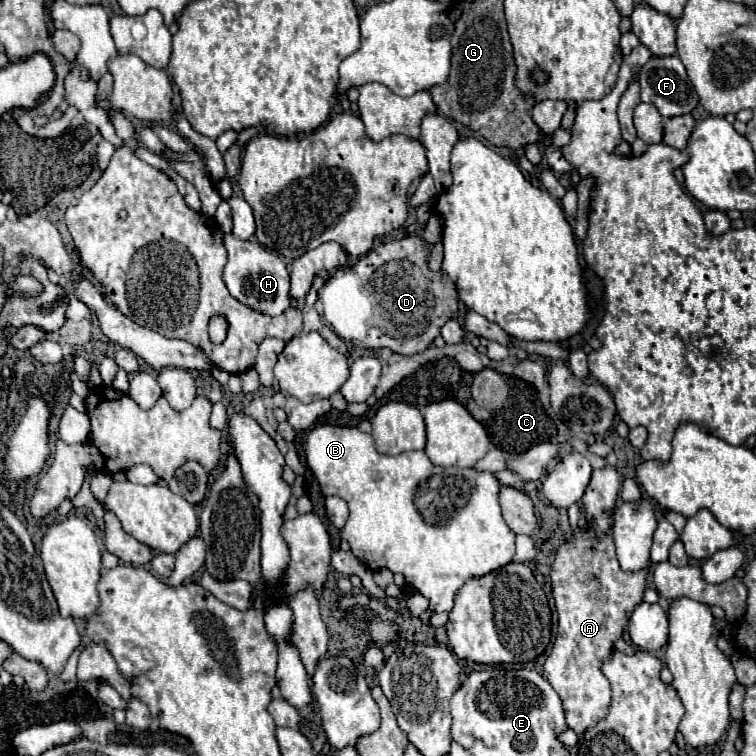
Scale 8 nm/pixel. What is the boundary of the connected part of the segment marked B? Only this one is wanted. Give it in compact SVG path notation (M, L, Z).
M315 427L305 443L305 459L325 497L337 495L349 505L349 519L341 537L349 541L353 555L367 563L373 571L389 569L401 573L421 595L431 601L433 611L449 611L455 603L457 591L469 577L481 577L501 569L513 561L515 533L507 527L501 505L501 481L491 471L477 471L473 467L437 467L423 451L409 451L403 455L381 455L373 445L373 437L361 433L357 427Z

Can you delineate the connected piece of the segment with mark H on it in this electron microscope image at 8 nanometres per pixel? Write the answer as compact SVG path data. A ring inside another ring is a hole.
M225 235L225 247L229 253L229 261L223 271L225 285L229 293L241 301L243 305L263 313L263 315L281 315L291 307L291 295L289 295L289 271L287 265L275 251L262 247L257 241L241 241L233 235Z

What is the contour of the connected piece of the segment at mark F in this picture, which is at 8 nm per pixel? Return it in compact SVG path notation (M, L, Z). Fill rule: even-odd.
M653 55L643 67L641 67L641 101L643 103L651 103L659 109L659 113L663 115L663 119L669 117L677 117L677 115L687 115L697 107L697 93L693 91L693 87L689 85L687 79L687 71L683 67L683 63L679 61L677 55L669 55L669 57L657 57Z

